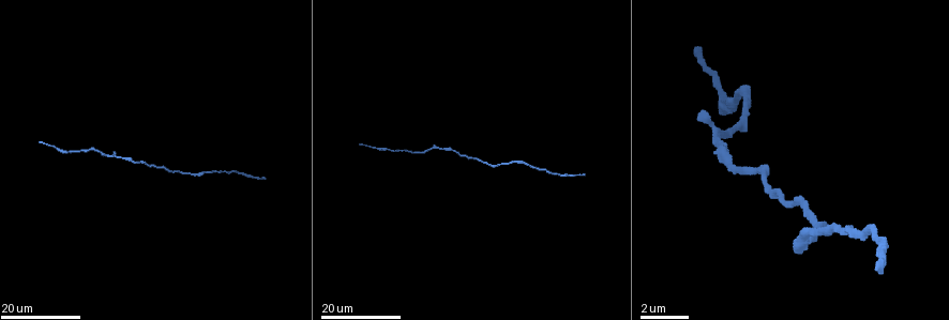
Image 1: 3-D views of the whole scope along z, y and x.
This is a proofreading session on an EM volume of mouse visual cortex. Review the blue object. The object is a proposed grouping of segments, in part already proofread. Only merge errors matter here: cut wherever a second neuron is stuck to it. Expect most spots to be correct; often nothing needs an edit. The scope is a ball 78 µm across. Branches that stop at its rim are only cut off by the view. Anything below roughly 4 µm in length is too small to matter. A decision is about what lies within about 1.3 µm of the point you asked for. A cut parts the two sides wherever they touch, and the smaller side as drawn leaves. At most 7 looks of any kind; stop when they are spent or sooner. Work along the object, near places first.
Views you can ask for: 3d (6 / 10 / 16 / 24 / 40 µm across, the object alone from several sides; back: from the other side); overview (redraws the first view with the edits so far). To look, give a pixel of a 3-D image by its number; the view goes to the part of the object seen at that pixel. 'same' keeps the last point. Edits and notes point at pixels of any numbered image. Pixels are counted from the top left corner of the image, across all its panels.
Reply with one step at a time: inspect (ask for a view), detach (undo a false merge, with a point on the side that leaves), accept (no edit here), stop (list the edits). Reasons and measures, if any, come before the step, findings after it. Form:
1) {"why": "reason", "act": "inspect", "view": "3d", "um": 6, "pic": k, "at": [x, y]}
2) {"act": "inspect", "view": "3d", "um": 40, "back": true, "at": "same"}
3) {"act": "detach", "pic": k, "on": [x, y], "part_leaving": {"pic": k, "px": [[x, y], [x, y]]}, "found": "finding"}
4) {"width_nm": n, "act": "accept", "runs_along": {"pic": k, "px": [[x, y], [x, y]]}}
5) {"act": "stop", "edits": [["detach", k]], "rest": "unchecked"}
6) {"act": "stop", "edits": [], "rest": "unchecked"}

{"why": "calibre changes", "act": "inspect", "view": "3d", "um": 24, "pic": 1, "at": [560, 174]}

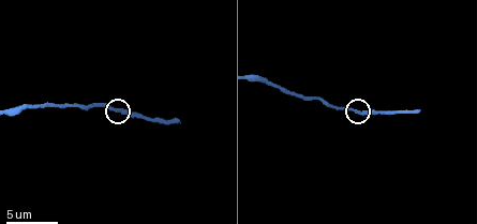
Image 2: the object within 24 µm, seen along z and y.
{"act": "inspect", "view": "3d", "um": 6, "pic": 2, "at": [118, 109]}

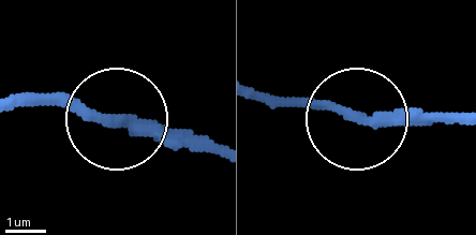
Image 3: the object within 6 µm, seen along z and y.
{"act": "inspect", "view": "3d", "um": 6, "back": true, "pic": 3, "at": [349, 111]}

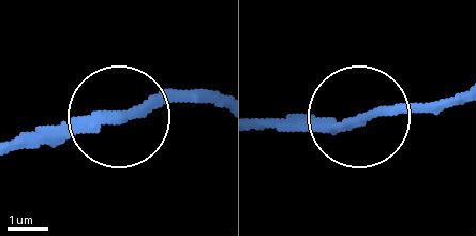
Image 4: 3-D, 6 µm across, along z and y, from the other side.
{"act": "accept", "runs_along": {"pic": 4, "px": [[454, 94], [341, 122], [259, 122]]}, "found": "one neuron here"}

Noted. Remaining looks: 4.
{"act": "inspect", "view": "3d", "um": 10, "pic": 2, "at": [314, 96]}

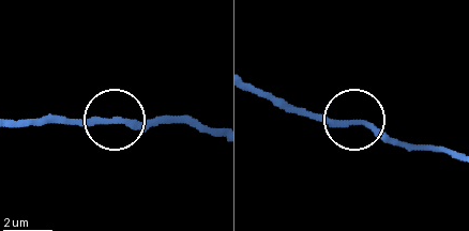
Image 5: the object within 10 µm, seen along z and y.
{"act": "accept", "runs_along": {"pic": 5, "px": [[17, 127], [35, 121], [163, 121]]}, "found": "continuous, no second neuron"}

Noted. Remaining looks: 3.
{"why": "thick turns thin", "act": "inspect", "view": "3d", "um": 24, "pic": 1, "at": [792, 203]}

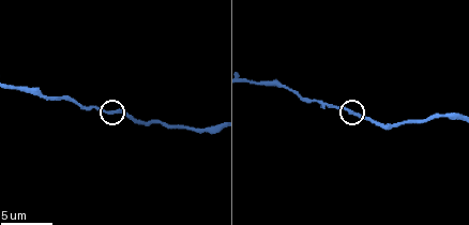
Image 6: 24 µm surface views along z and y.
{"act": "inspect", "view": "3d", "um": 10, "pic": 6, "at": [352, 113]}

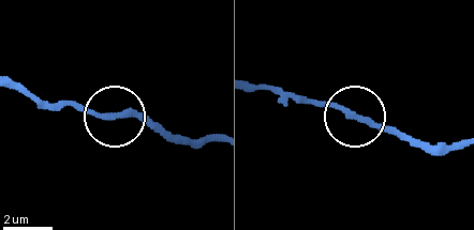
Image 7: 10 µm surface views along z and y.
{"act": "inspect", "view": "3d", "um": 6, "pic": 7, "at": [354, 117]}

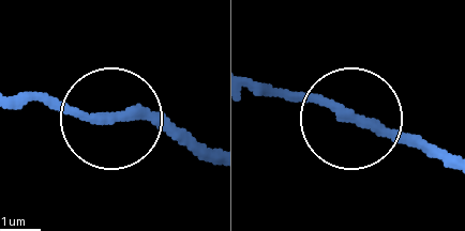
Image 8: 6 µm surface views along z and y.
{"act": "accept", "runs_along": {"pic": 8, "px": [[251, 92], [298, 92], [438, 150]]}, "found": "one neuron here"}

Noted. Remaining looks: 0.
{"act": "stop", "edits": [], "rest": "unchecked"}

